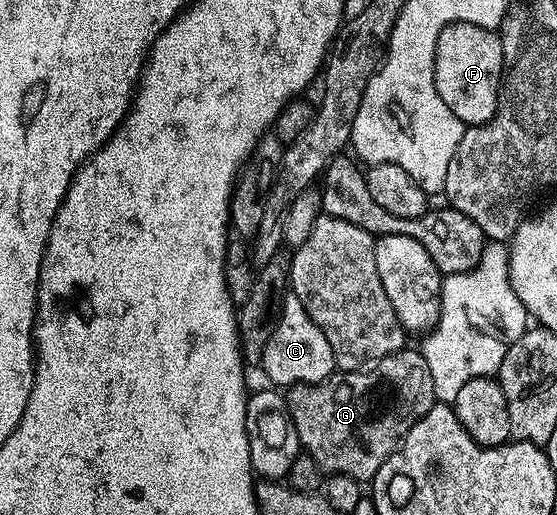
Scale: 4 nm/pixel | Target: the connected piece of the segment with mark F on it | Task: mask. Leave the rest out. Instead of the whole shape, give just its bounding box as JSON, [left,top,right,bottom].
[434,22,502,126]

